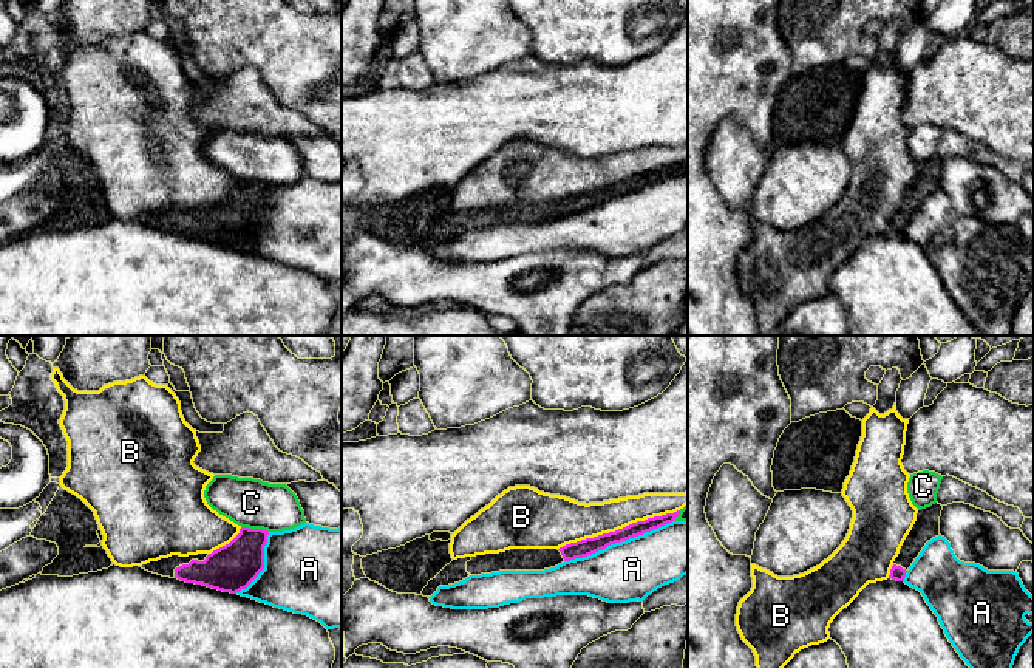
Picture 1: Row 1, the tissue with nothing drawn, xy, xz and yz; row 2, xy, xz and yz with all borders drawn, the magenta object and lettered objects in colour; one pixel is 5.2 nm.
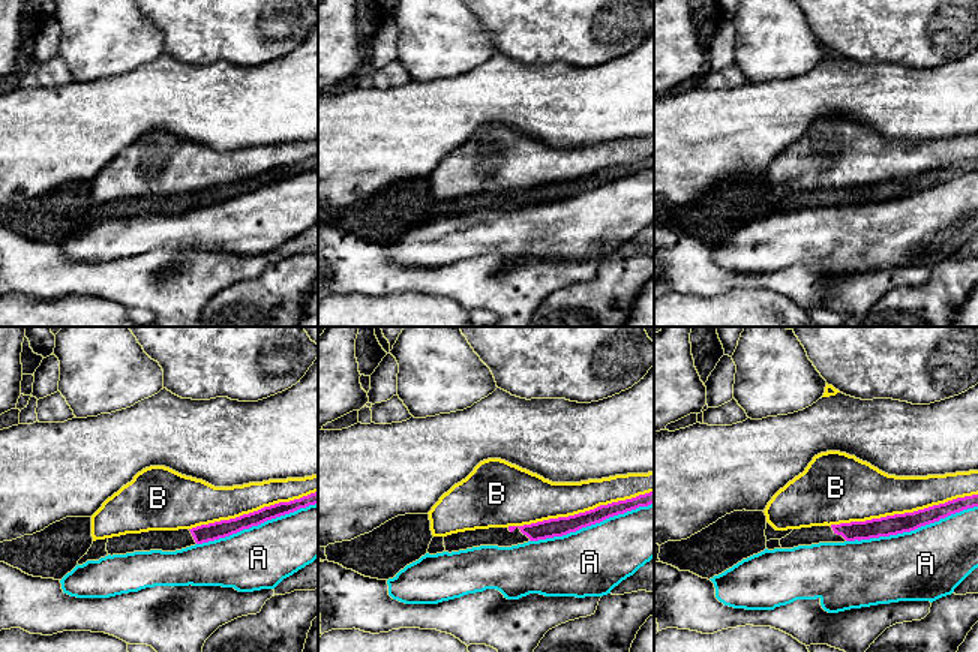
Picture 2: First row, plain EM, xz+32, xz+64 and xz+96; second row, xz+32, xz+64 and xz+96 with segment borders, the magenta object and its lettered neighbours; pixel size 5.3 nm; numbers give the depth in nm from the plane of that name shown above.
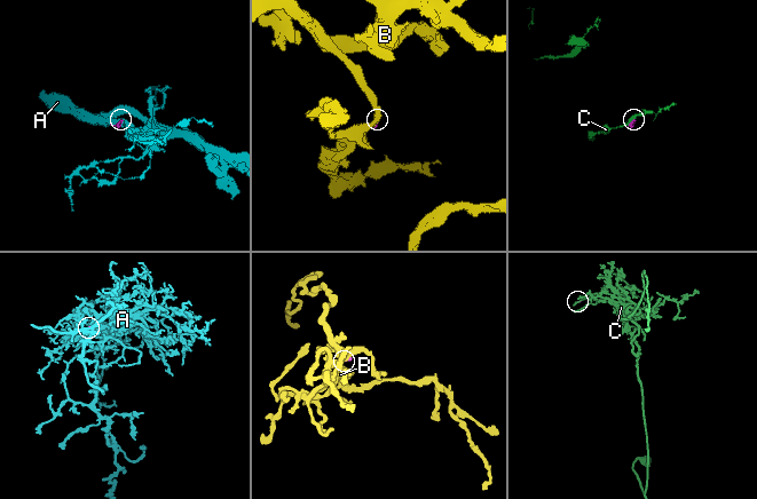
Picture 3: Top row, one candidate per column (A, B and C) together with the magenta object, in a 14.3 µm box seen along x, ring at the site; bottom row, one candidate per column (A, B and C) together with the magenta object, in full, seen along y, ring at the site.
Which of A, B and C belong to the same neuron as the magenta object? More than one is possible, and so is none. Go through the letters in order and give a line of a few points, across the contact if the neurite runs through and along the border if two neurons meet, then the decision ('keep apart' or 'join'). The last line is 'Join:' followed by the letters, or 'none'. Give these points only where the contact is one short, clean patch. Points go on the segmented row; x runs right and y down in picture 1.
A: keep apart
B: keep apart
C: keep apart
Join: none

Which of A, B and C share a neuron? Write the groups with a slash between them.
A / B / C

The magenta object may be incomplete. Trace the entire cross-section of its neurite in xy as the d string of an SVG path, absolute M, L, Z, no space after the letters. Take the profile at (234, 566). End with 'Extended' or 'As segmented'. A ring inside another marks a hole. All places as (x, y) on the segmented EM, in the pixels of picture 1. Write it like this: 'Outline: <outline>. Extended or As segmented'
Outline: M241 527L240 533L212 554L172 555L139 567L185 583L236 594L264 569L267 530Z. Extended

